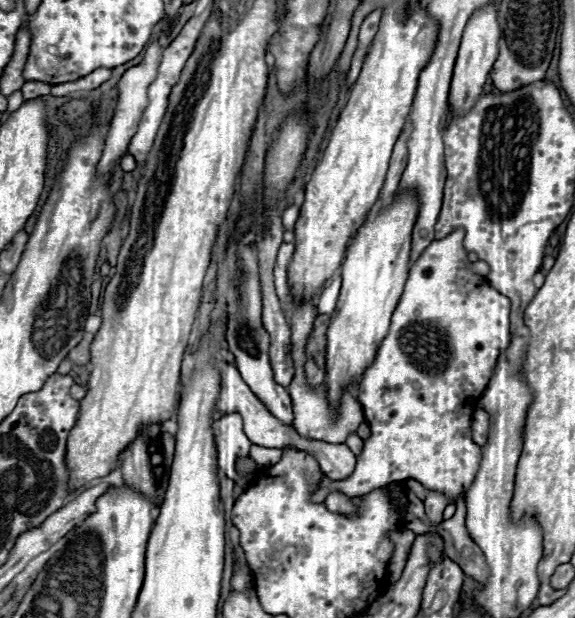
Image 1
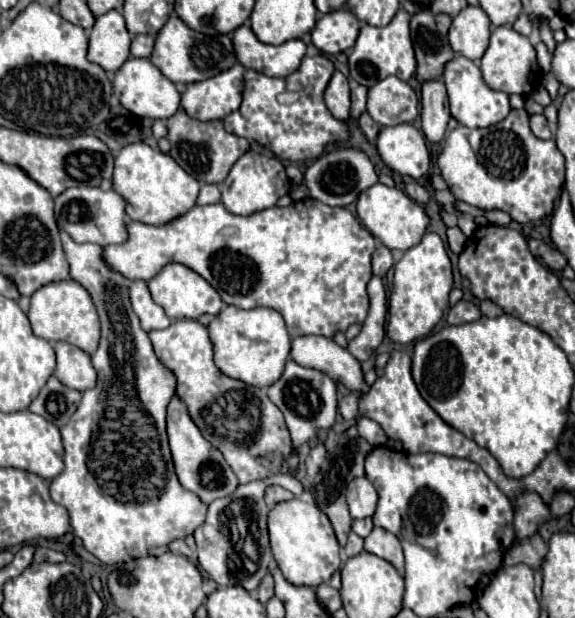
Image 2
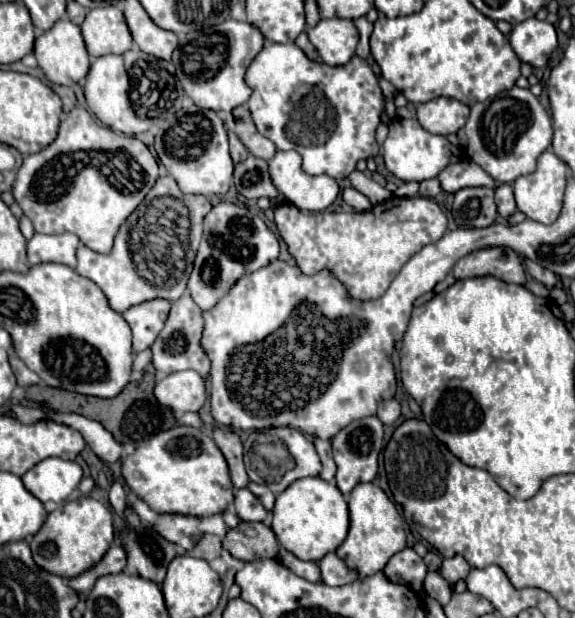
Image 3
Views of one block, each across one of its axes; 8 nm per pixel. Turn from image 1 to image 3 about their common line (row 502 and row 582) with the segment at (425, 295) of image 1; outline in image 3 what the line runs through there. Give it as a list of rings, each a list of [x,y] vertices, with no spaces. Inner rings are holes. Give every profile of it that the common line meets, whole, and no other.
[[[454,556],[454,558],[444,558],[442,562],[442,568],[440,568],[440,574],[450,582],[450,584],[456,584],[458,580],[464,580],[470,572],[470,566],[468,562],[462,558],[462,556]]]

